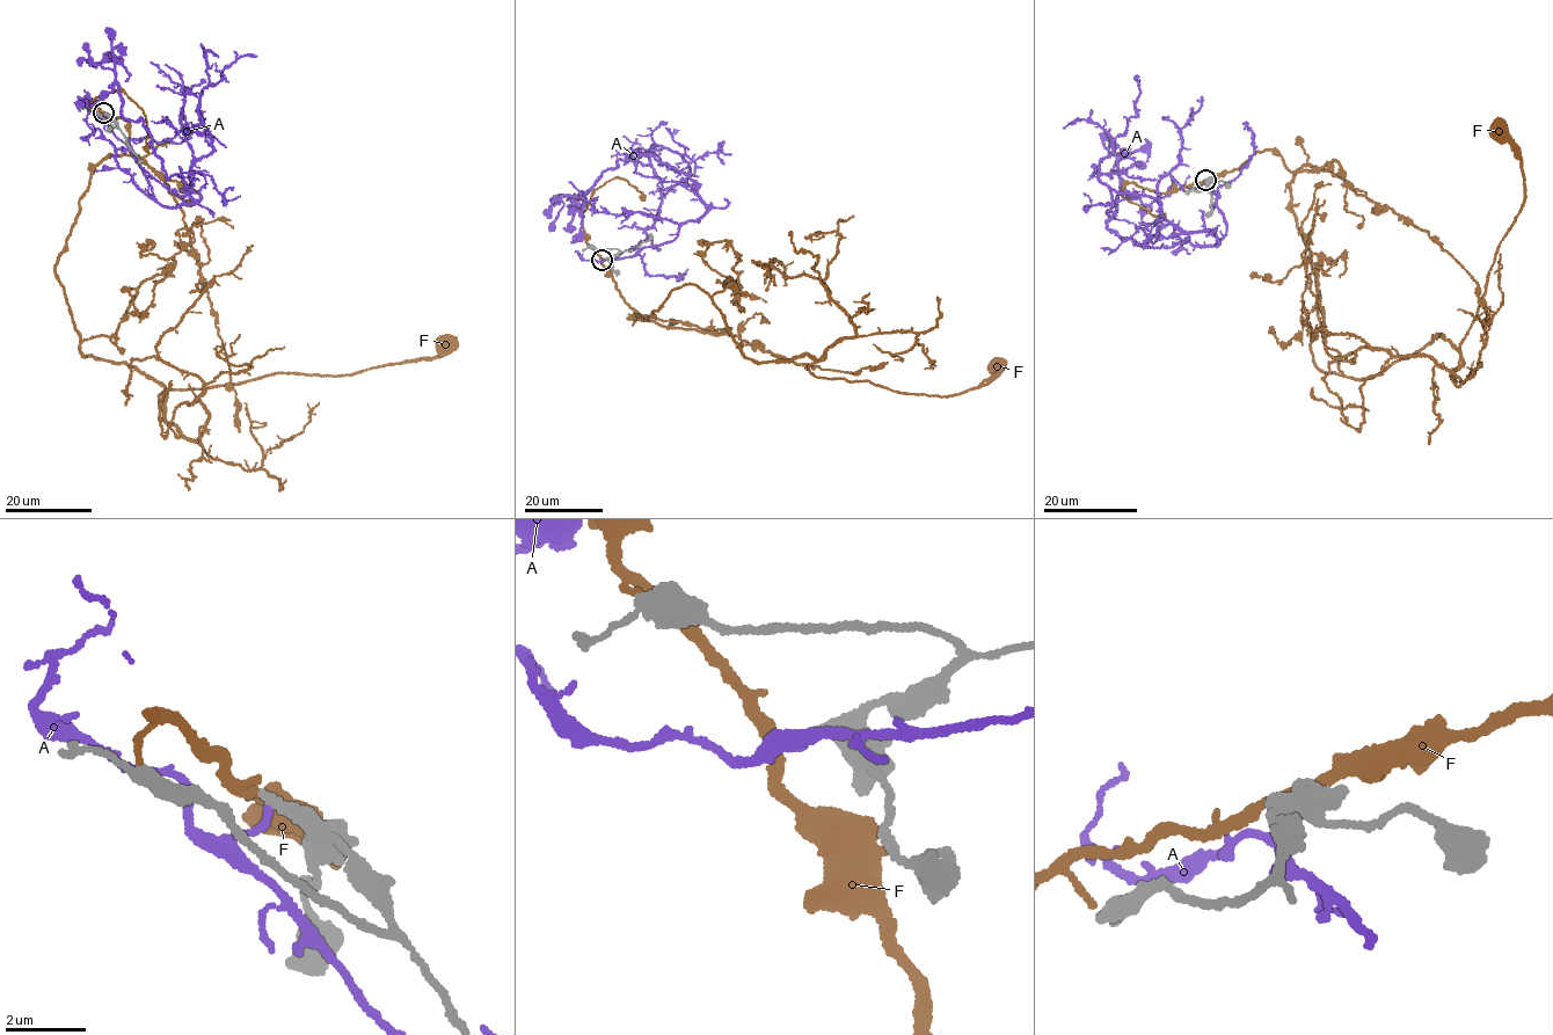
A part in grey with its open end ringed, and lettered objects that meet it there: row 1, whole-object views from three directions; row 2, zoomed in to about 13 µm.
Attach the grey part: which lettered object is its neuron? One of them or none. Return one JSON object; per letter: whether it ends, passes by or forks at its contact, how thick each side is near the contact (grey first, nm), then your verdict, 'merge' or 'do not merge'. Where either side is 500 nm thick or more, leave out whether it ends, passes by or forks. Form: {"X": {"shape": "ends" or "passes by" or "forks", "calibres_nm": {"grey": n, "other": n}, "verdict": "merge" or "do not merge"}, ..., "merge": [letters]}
{"A": {"shape": "ends", "calibres_nm": {"grey": 280, "other": 160}, "verdict": "do not merge"}, "F": {"shape": "passes by", "calibres_nm": {"grey": 200, "other": 280}, "verdict": "do not merge"}, "merge": []}

